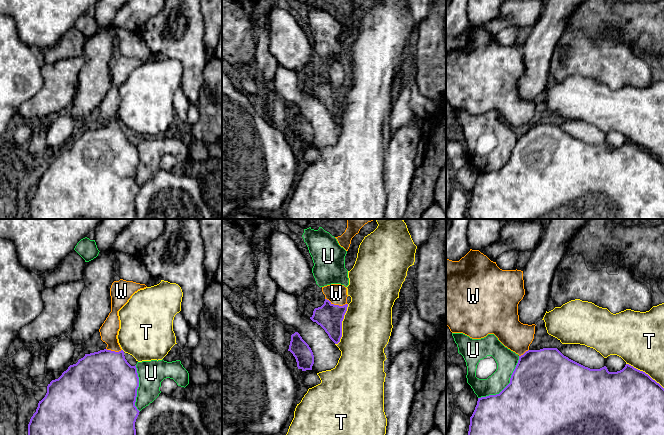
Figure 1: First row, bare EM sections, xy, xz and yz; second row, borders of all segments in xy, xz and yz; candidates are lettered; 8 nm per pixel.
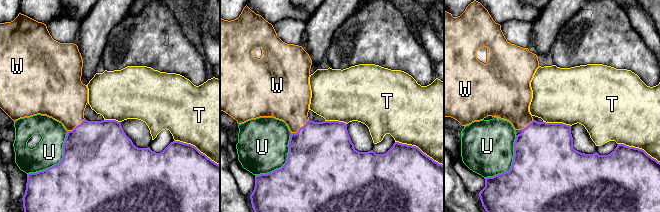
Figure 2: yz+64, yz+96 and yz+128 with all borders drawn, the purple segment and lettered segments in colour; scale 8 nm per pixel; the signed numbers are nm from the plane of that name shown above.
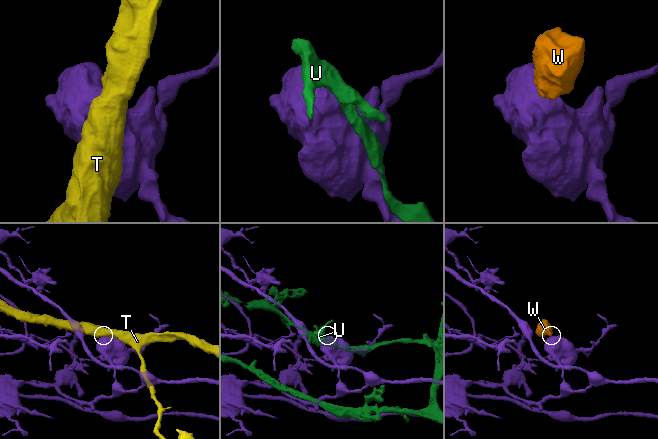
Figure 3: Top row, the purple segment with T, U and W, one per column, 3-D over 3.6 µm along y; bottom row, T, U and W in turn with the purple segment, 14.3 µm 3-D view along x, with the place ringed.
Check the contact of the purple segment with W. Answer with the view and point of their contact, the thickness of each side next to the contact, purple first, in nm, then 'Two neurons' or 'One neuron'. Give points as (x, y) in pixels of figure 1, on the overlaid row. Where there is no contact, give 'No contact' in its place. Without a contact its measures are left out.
Touches purple at xz (336, 305). Thickness 200 nm (purple) against 160 nm. One neuron

